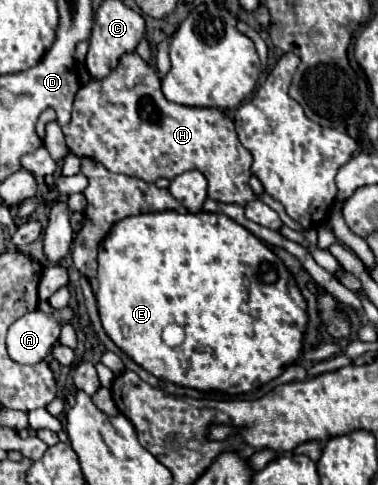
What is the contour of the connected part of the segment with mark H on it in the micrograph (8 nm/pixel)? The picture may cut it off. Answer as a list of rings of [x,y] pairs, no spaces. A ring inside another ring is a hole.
[[[136,52],[124,54],[118,66],[104,80],[90,80],[76,92],[72,120],[62,128],[62,132],[66,146],[74,156],[92,158],[110,172],[134,176],[144,182],[156,182],[158,178],[172,180],[186,170],[200,170],[208,180],[208,198],[238,206],[246,206],[256,198],[248,184],[252,176],[252,154],[240,144],[234,122],[218,108],[190,108],[168,102],[160,90],[156,70],[148,66]]]

